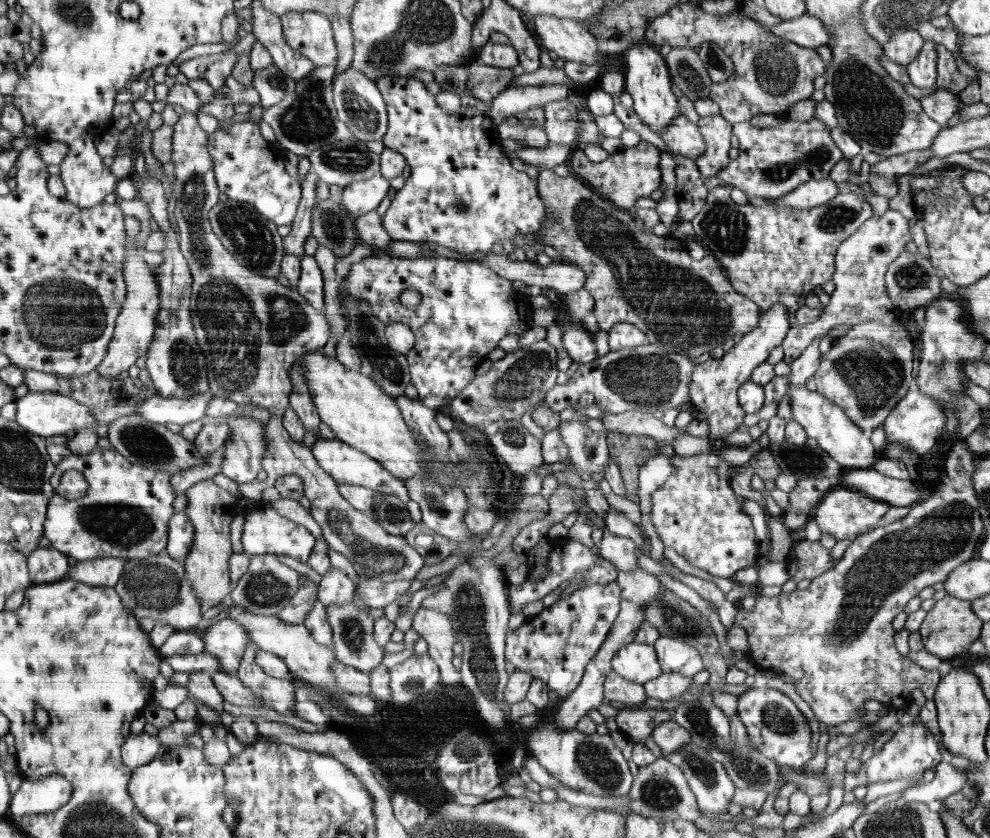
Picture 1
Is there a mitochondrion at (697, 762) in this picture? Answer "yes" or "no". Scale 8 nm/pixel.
yes

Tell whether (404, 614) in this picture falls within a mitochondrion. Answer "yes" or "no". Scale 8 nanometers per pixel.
no

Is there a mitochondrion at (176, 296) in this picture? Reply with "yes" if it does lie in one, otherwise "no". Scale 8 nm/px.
yes

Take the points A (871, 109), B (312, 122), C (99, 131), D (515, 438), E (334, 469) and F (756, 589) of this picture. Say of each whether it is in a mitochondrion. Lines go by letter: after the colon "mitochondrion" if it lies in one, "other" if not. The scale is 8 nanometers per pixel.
A: mitochondrion
B: mitochondrion
C: other
D: mitochondrion
E: other
F: other

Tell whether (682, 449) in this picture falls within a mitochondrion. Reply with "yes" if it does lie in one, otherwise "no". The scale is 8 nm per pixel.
no

